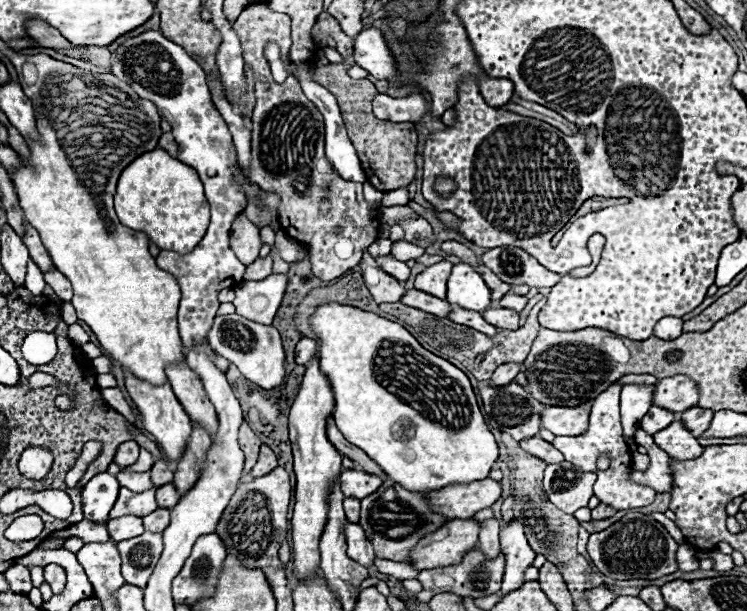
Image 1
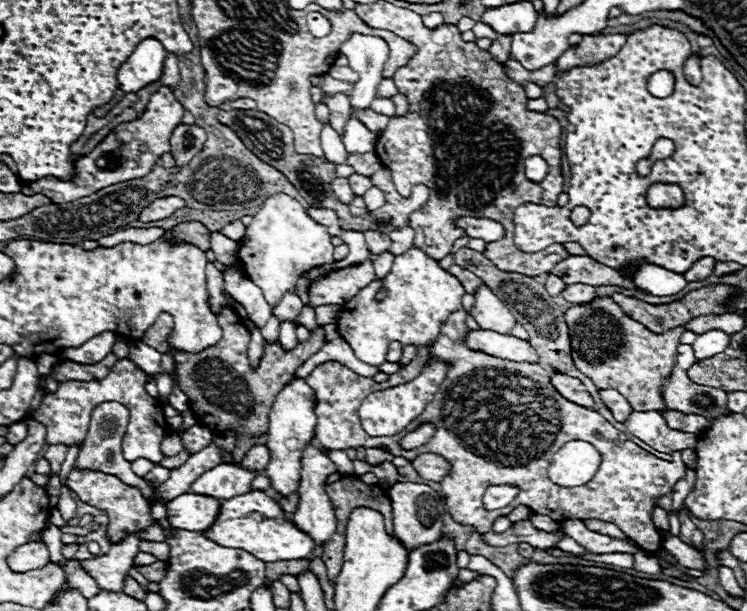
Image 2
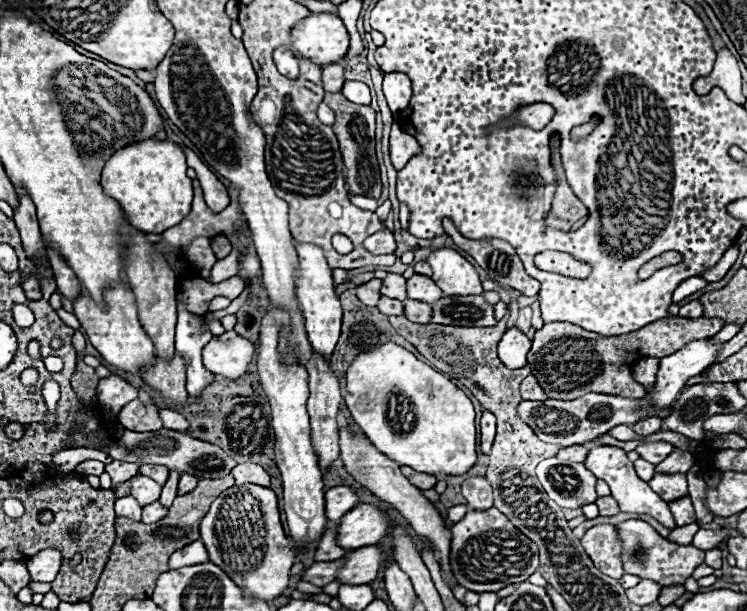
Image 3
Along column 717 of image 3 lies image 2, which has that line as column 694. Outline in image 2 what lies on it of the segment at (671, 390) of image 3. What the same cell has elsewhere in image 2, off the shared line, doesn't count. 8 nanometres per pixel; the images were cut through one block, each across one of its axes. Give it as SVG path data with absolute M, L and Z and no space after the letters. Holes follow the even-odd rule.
M710 330L706 334L700 334L696 342L692 344L696 360L706 360L710 356L716 356L718 352L724 352L730 346L730 336L722 330Z

